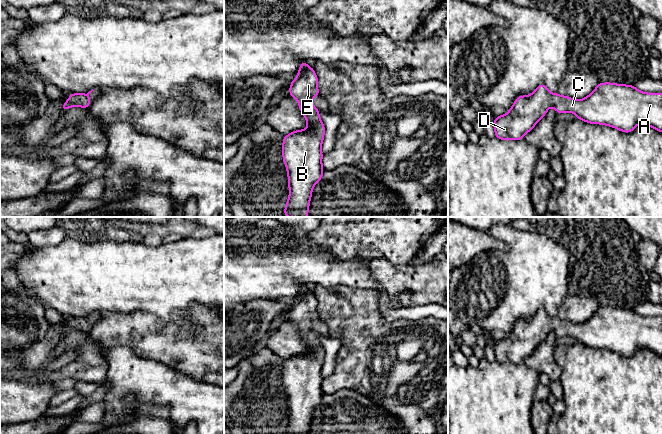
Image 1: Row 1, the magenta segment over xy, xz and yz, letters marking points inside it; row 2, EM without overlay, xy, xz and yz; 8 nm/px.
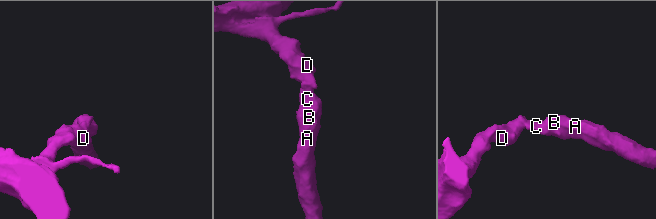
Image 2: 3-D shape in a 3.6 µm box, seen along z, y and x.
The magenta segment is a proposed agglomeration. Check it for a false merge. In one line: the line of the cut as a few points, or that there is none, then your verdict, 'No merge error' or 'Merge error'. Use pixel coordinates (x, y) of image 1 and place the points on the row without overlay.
No split. No merge error

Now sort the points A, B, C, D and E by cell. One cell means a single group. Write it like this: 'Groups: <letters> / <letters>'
Groups: A B C D E

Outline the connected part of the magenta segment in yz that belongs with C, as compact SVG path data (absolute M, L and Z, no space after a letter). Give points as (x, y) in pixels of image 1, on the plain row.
M541 307L528 320L519 320L507 338L493 346L495 361L520 364L543 342L550 331L557 337L571 336L578 343L622 356L632 356L638 348L662 356L662 318L645 317L633 309L599 307L587 321L576 324L551 317Z

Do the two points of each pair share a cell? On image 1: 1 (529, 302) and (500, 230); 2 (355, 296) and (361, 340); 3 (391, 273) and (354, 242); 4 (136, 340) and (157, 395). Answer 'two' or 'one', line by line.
1: one
2: one
3: two
4: two

